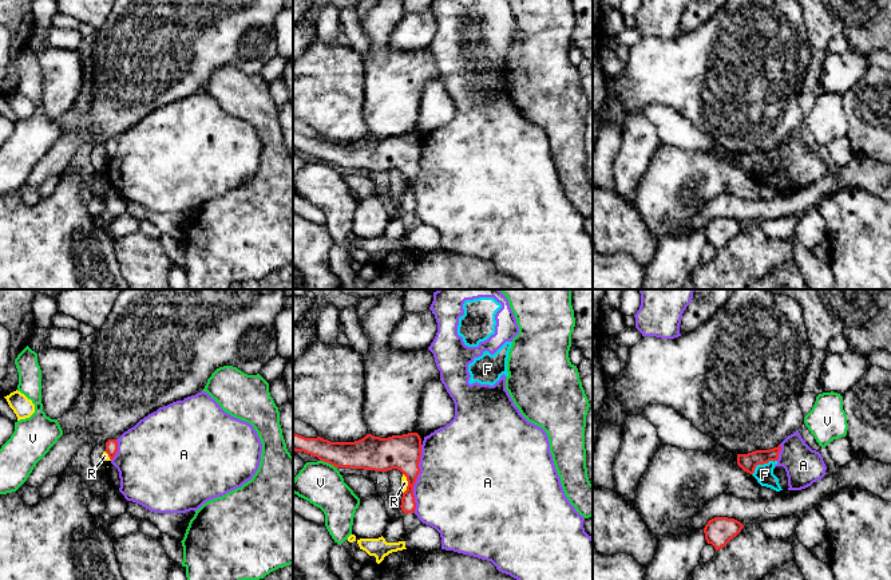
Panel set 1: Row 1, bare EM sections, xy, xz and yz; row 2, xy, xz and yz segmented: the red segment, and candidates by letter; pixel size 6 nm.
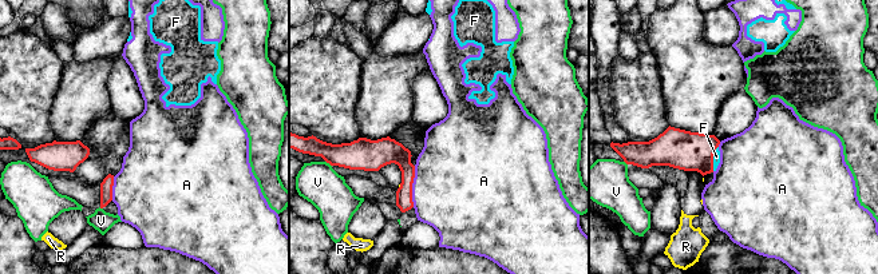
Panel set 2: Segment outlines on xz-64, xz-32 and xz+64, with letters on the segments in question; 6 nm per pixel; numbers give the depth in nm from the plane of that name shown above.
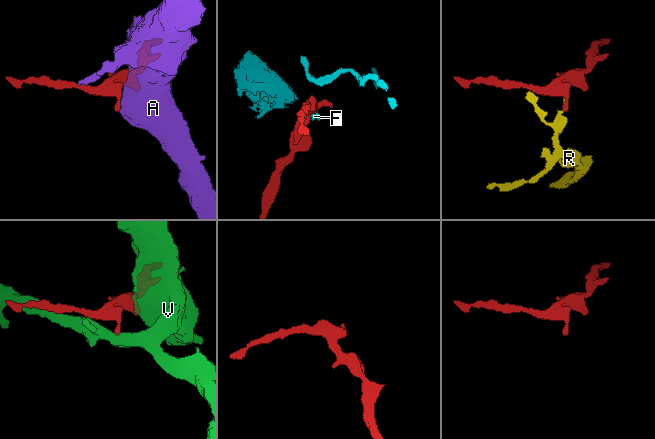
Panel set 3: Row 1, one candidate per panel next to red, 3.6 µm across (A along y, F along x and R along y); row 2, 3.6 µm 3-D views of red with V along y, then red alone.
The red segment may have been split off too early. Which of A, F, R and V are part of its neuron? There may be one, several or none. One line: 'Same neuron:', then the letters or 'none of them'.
Same neuron: none of them

